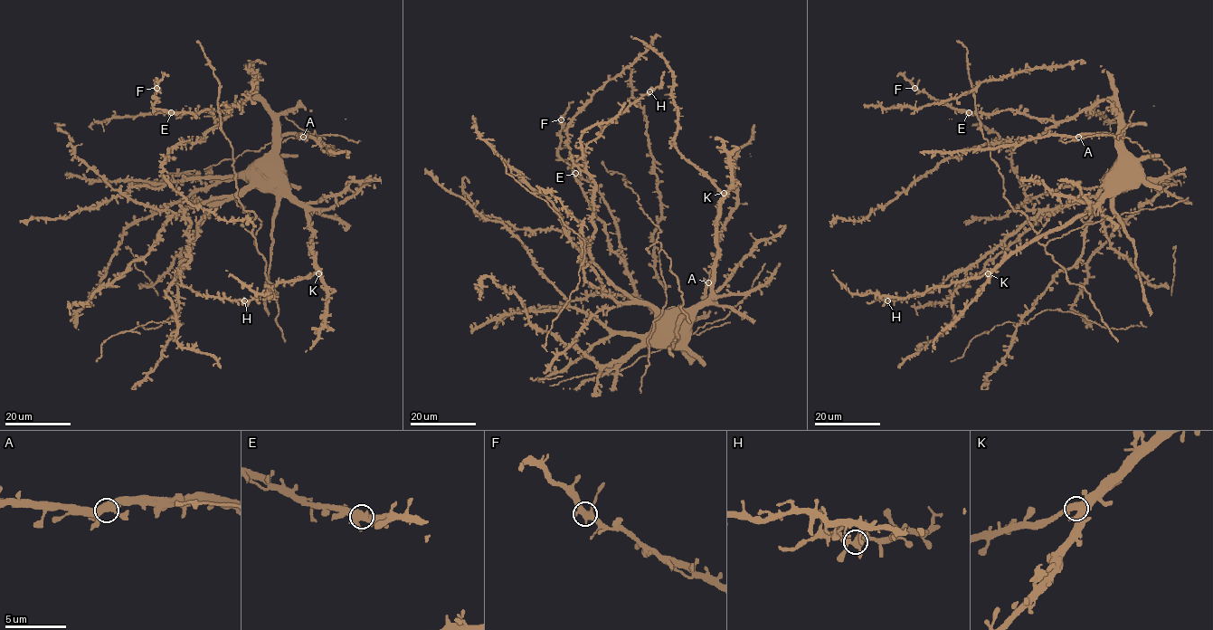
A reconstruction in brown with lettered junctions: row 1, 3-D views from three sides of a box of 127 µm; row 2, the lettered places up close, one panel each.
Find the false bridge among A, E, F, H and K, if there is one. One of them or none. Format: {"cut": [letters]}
{"cut": []}

